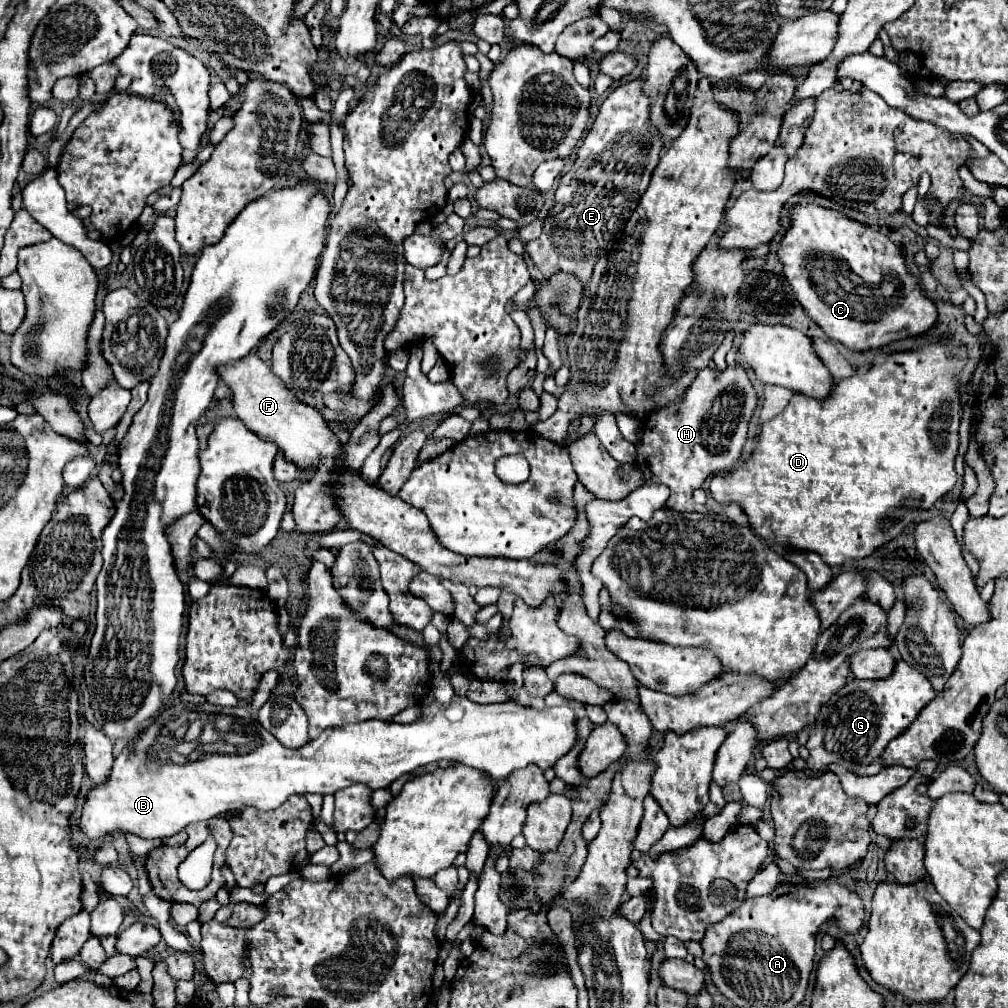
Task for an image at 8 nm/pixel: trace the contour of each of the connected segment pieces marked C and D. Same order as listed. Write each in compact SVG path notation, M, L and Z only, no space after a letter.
M817 204L797 206L793 210L791 228L785 234L777 256L785 266L785 278L809 318L815 320L829 338L841 342L849 350L865 352L883 348L895 340L925 334L937 324L937 306L923 294L917 278L907 270L901 248L895 246L889 236L845 218L841 212Z
M927 344L925 348L919 348L917 352L897 352L887 356L887 360L881 366L873 366L865 374L855 372L851 378L841 380L833 394L827 400L815 400L809 396L793 394L787 408L775 416L773 420L767 420L759 432L759 446L753 450L753 454L745 460L743 466L739 466L733 472L717 474L711 480L711 496L717 502L723 504L737 504L745 514L747 522L753 528L755 534L759 534L769 546L779 548L791 548L791 550L803 550L803 552L815 552L823 558L823 562L835 570L839 570L847 560L865 558L873 554L883 544L895 540L903 528L915 520L915 514L921 510L929 510L941 496L945 496L957 482L955 478L955 458L957 458L957 444L959 444L959 422L961 422L961 404L959 404L959 392L957 392L957 378L961 374L961 368L967 362L967 350L955 348L955 346L943 346L943 344Z

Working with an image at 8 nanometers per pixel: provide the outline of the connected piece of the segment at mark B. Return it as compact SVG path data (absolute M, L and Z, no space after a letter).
M455 694L447 708L441 702L423 706L421 716L411 724L365 720L343 728L323 730L319 738L295 750L281 746L273 738L273 734L263 732L263 744L247 756L207 754L203 760L187 762L183 766L149 758L145 756L145 752L123 752L115 758L107 784L103 784L101 788L97 786L89 792L79 824L83 834L97 842L101 842L111 832L131 832L139 838L165 838L181 832L185 826L197 820L209 820L225 812L239 812L247 806L275 810L293 794L335 794L337 790L343 790L357 782L367 784L371 790L387 788L399 776L439 760L463 762L477 770L485 770L495 782L499 782L505 780L513 770L525 768L529 764L535 764L541 770L553 768L561 756L573 750L577 738L577 716L569 706L533 708L521 706L515 700L507 700L501 704L475 704L469 698Z

